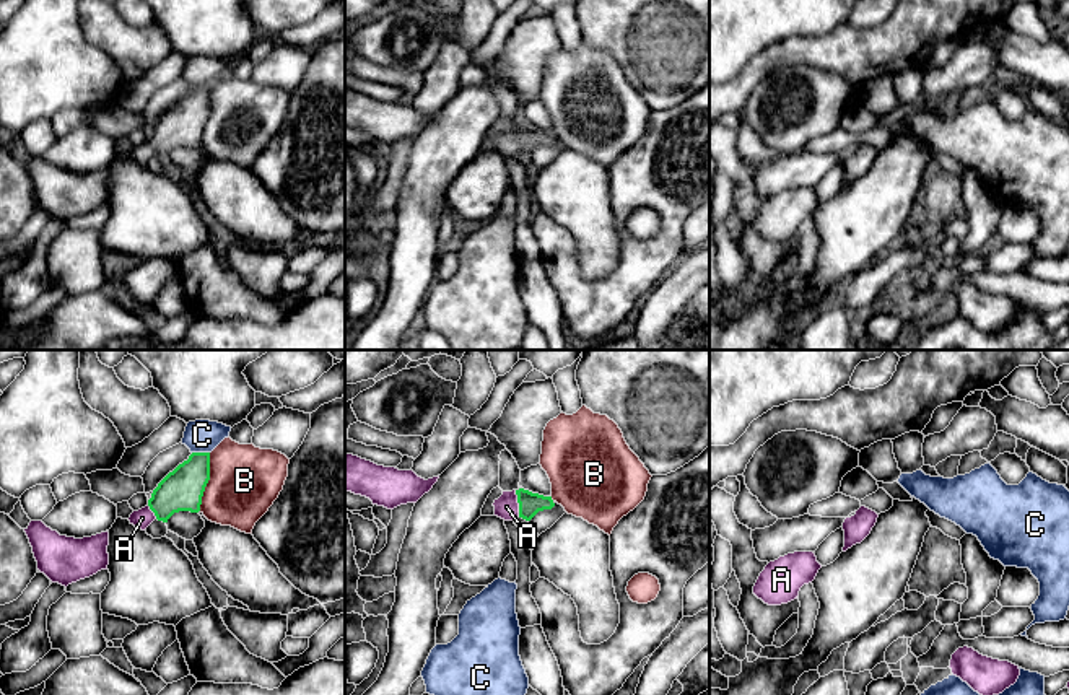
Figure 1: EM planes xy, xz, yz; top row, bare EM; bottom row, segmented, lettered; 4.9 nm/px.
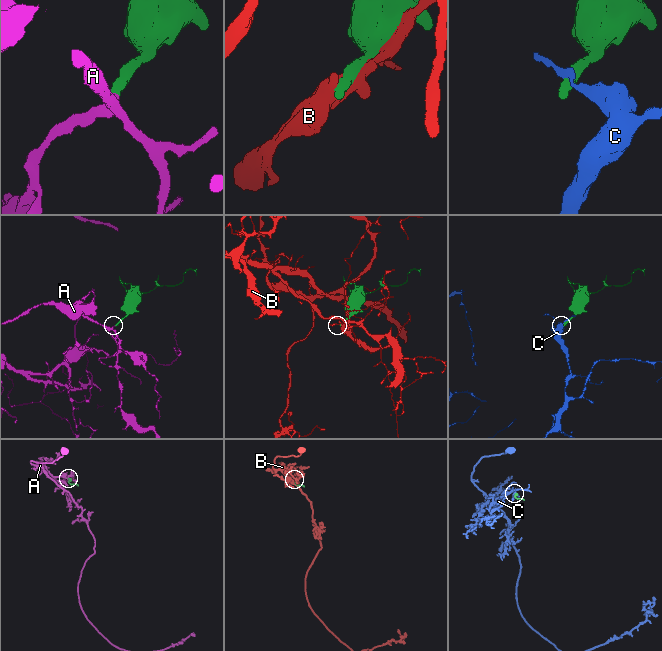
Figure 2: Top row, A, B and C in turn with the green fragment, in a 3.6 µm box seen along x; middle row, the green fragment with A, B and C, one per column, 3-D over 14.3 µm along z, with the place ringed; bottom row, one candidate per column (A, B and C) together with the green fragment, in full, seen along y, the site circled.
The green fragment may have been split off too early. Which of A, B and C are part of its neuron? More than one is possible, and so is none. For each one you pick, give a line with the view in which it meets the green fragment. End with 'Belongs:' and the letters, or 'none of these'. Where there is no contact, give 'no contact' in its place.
A: contact in xz
Belongs: A

